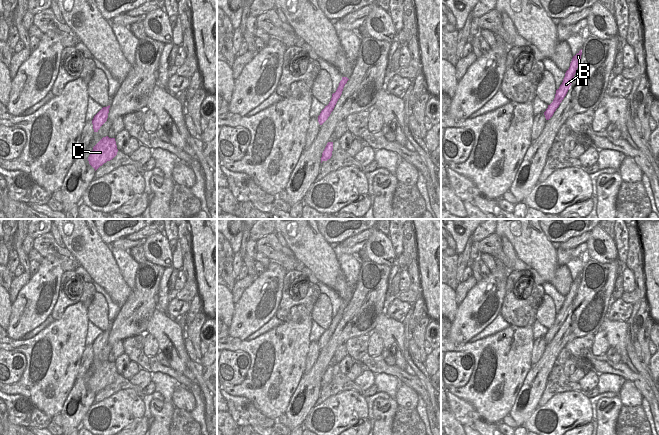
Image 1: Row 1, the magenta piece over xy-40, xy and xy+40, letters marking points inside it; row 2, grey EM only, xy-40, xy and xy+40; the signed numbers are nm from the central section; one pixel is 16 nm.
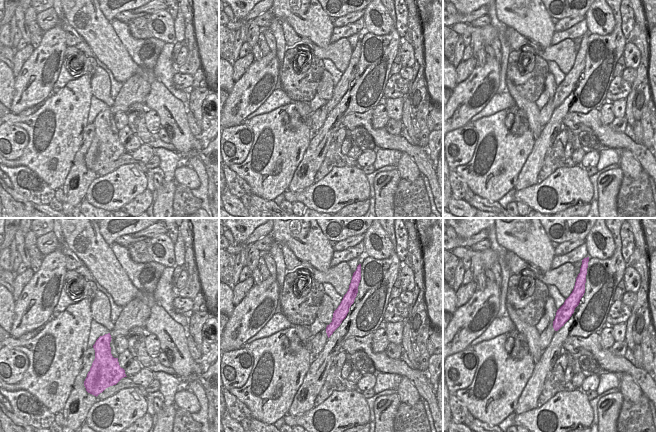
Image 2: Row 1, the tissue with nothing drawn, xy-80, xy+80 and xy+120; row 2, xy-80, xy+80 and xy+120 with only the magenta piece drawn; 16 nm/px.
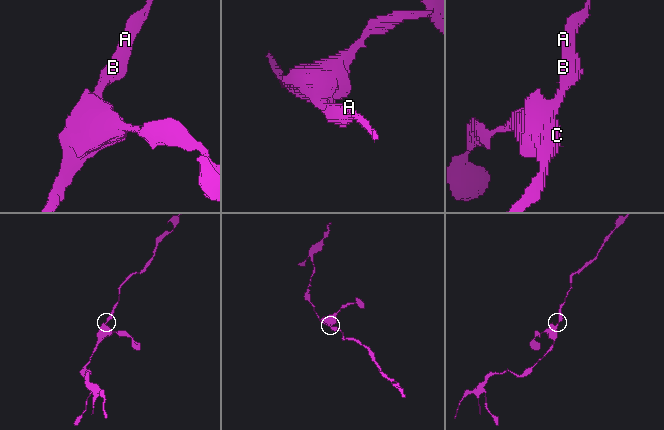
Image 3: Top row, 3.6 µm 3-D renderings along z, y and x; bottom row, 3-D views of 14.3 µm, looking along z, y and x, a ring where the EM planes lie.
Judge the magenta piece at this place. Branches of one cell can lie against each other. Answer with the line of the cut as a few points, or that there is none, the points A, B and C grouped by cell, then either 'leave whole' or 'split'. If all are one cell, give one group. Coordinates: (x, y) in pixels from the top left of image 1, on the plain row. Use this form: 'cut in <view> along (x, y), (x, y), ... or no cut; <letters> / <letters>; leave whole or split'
no cut; A B C; leave whole

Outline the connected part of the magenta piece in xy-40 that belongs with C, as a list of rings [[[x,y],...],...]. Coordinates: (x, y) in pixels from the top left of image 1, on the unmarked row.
[[[103,361],[94,371],[88,381],[89,388],[95,395],[117,379],[118,373],[115,362]]]

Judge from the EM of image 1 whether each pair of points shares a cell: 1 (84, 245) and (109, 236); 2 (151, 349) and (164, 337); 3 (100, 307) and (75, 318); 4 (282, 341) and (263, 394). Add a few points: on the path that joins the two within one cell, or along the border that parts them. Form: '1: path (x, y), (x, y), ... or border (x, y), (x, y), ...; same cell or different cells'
1: border (96, 229), (101, 240), (106, 245); different cells
2: border (149, 333), (156, 339), (159, 350); different cells
3: border (87, 309), (87, 318), (89, 320); different cells
4: path (280, 354), (274, 375), (270, 381); same cell

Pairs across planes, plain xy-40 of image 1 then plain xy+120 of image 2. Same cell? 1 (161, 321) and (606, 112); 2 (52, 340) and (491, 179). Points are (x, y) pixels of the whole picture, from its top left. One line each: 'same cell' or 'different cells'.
1: different cells
2: same cell

